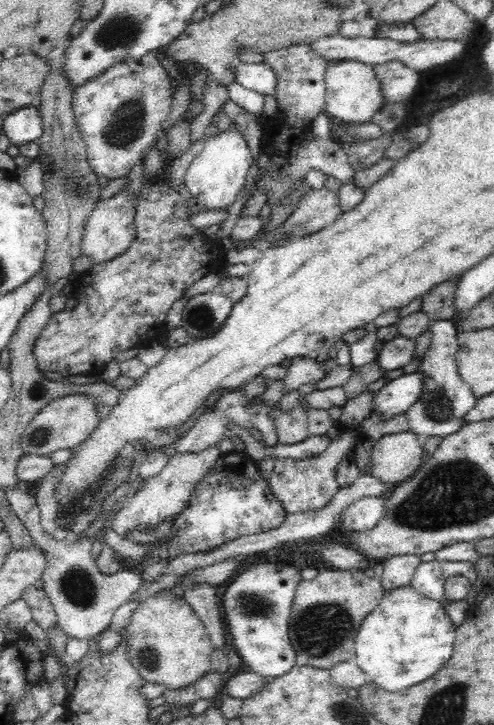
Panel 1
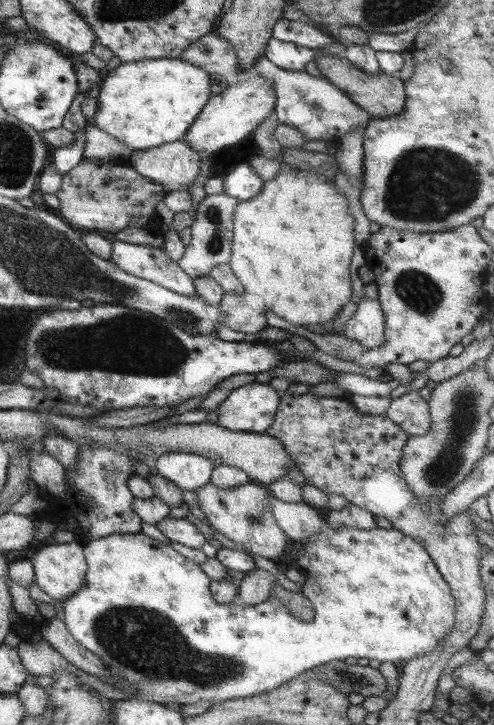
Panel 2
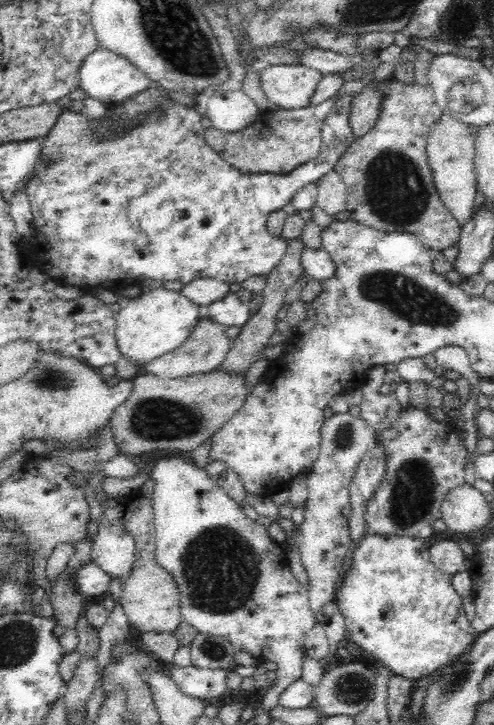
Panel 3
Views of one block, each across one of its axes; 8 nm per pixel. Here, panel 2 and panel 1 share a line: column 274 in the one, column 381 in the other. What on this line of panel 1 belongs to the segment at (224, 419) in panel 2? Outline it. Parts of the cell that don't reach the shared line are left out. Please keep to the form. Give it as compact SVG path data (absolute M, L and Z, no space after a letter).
M418 371L392 379L374 393L370 412L374 411L384 419L407 412L409 406L420 398L422 386L422 373Z

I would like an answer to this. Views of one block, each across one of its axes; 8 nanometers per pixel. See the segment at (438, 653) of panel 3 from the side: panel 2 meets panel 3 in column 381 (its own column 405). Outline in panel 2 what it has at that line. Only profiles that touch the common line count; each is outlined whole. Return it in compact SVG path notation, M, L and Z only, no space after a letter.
M328 510L322 511L325 528L314 537L301 541L302 547L296 552L297 570L304 572L306 578L303 593L311 601L315 610L313 621L304 622L304 620L296 619L282 604L270 599L260 604L254 604L254 606L240 606L237 602L230 604L215 602L210 591L212 580L208 578L199 564L174 551L172 545L151 539L150 536L143 533L112 534L83 545L88 565L85 584L73 596L61 601L64 610L63 621L76 642L94 653L100 661L104 661L104 665L108 665L108 669L112 669L112 673L116 673L120 679L128 681L128 690L124 691L131 693L134 698L166 705L170 709L174 709L176 703L194 704L198 700L206 700L206 702L214 704L262 694L280 687L294 677L299 677L308 669L330 661L344 661L345 658L368 658L377 665L382 662L394 662L396 666L403 666L412 657L420 657L420 655L426 655L428 651L436 649L438 641L442 641L444 635L452 633L456 602L452 597L449 585L444 581L444 577L440 574L428 551L424 549L422 541L416 541L415 538L406 536L396 529L385 530L377 527L373 530L360 530L340 526L337 530L333 530L327 514Z

